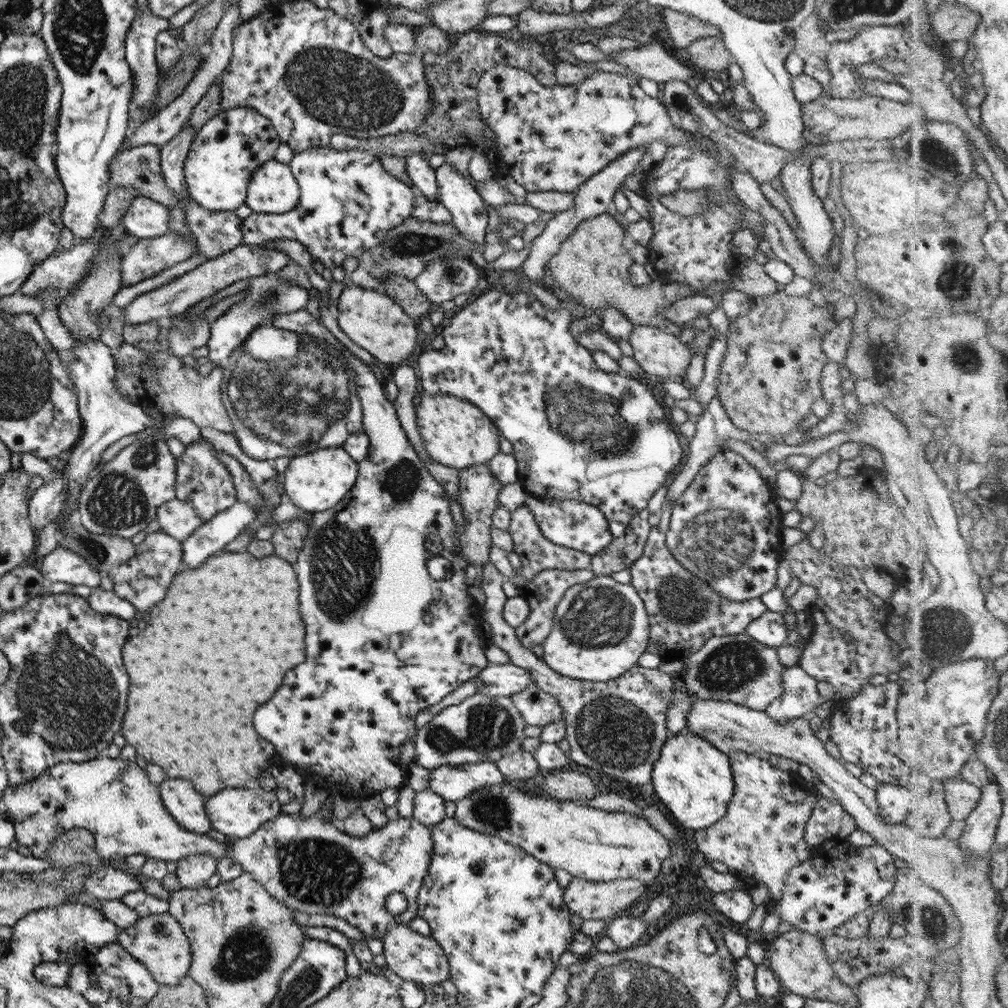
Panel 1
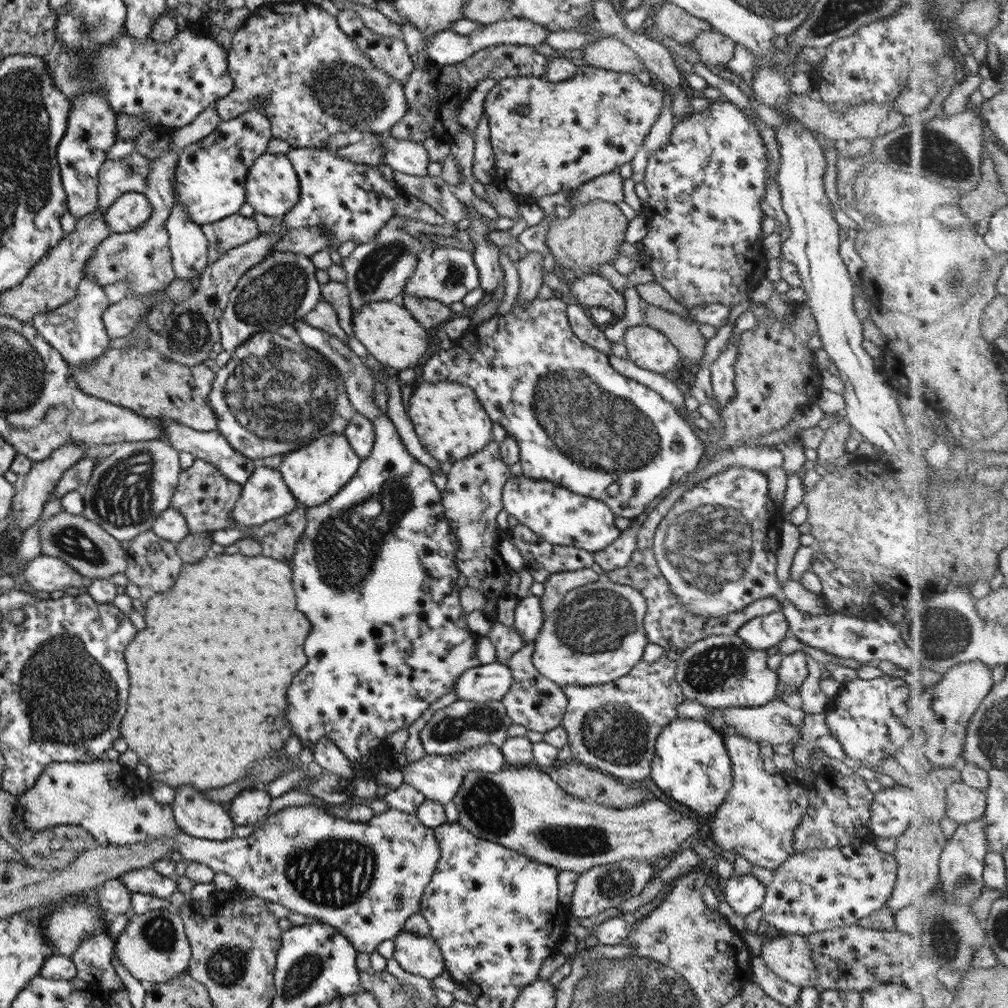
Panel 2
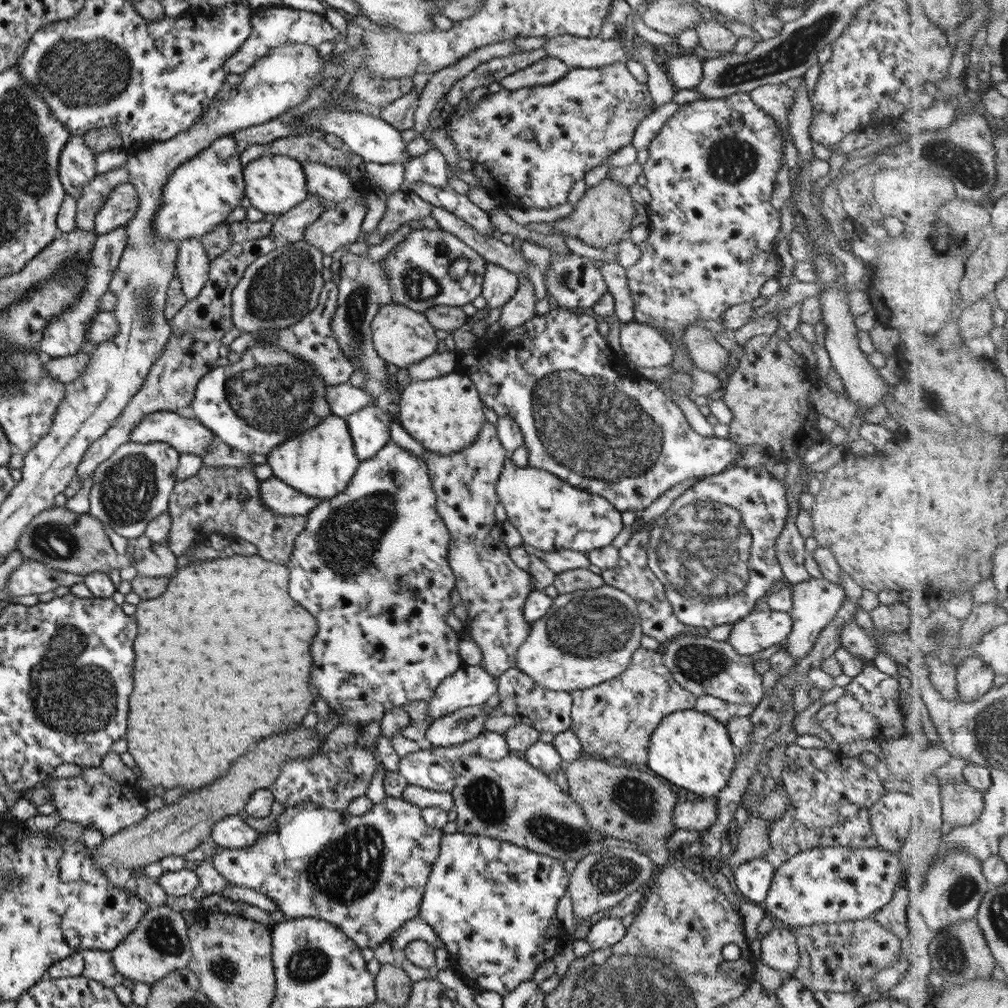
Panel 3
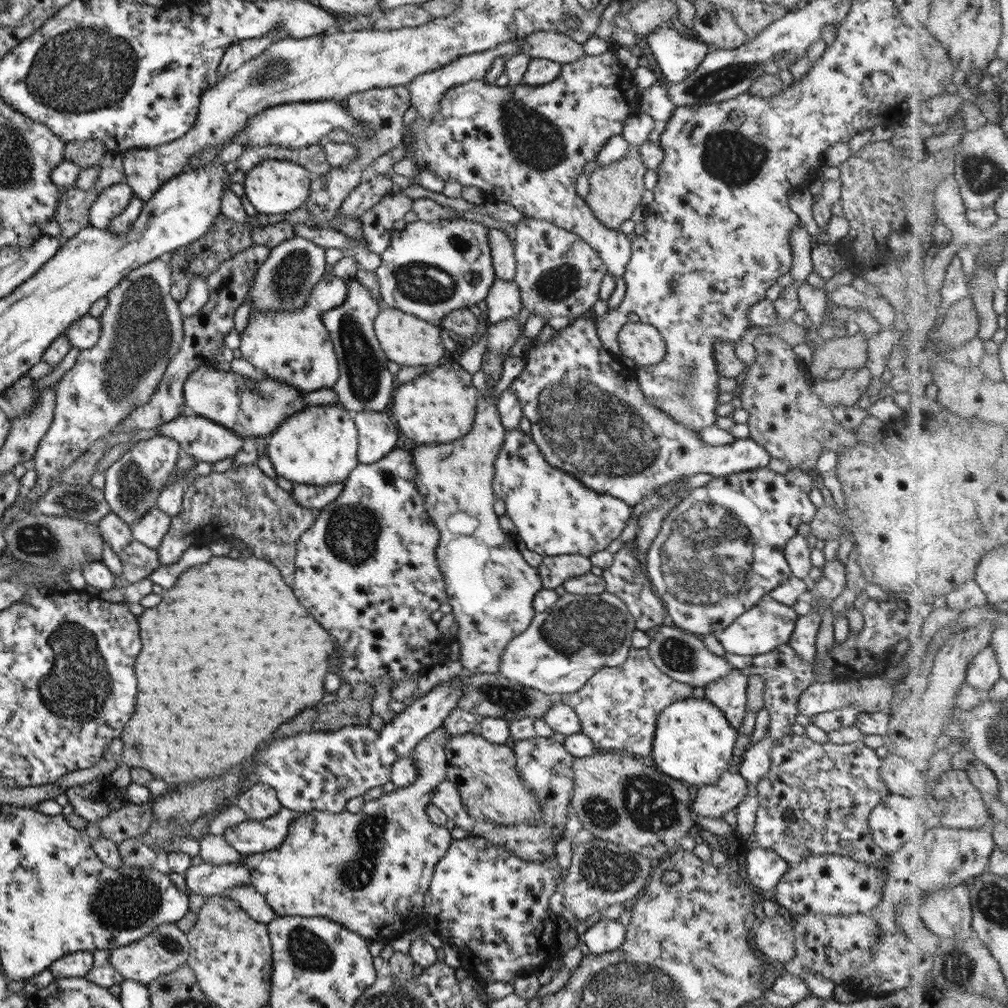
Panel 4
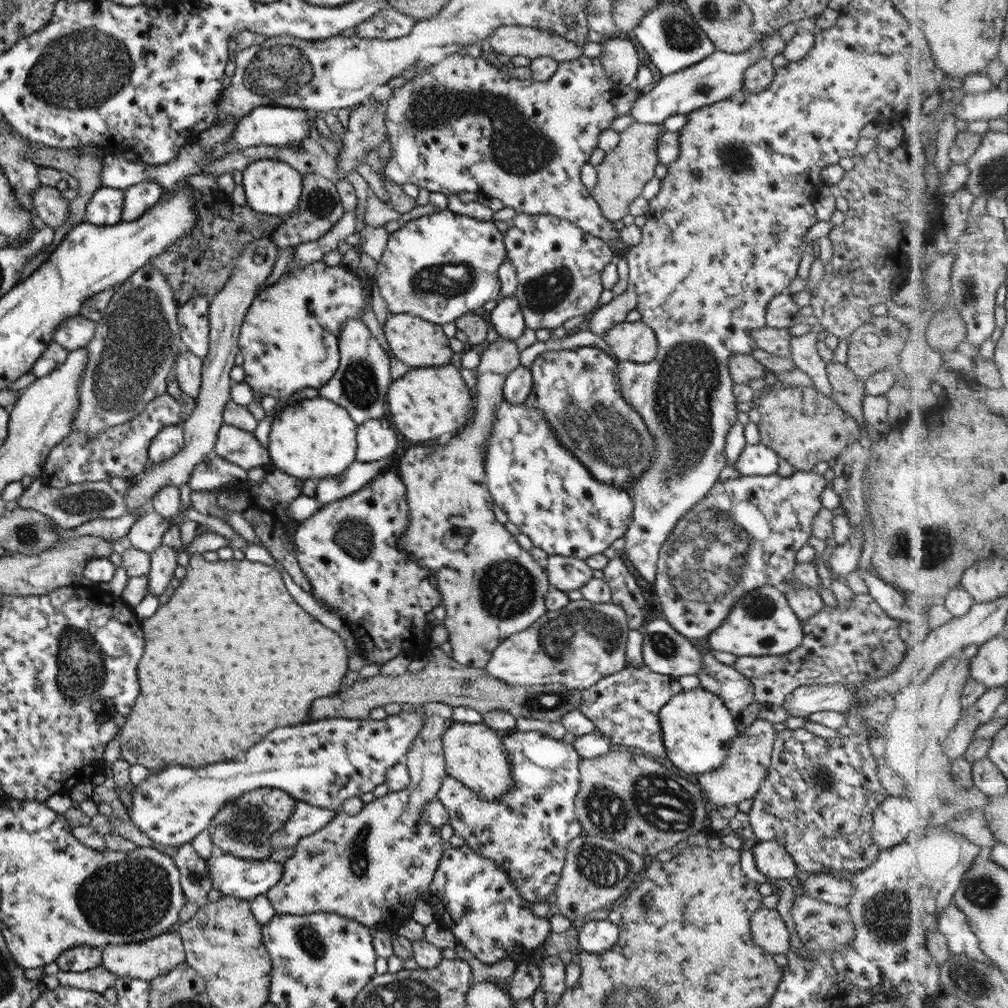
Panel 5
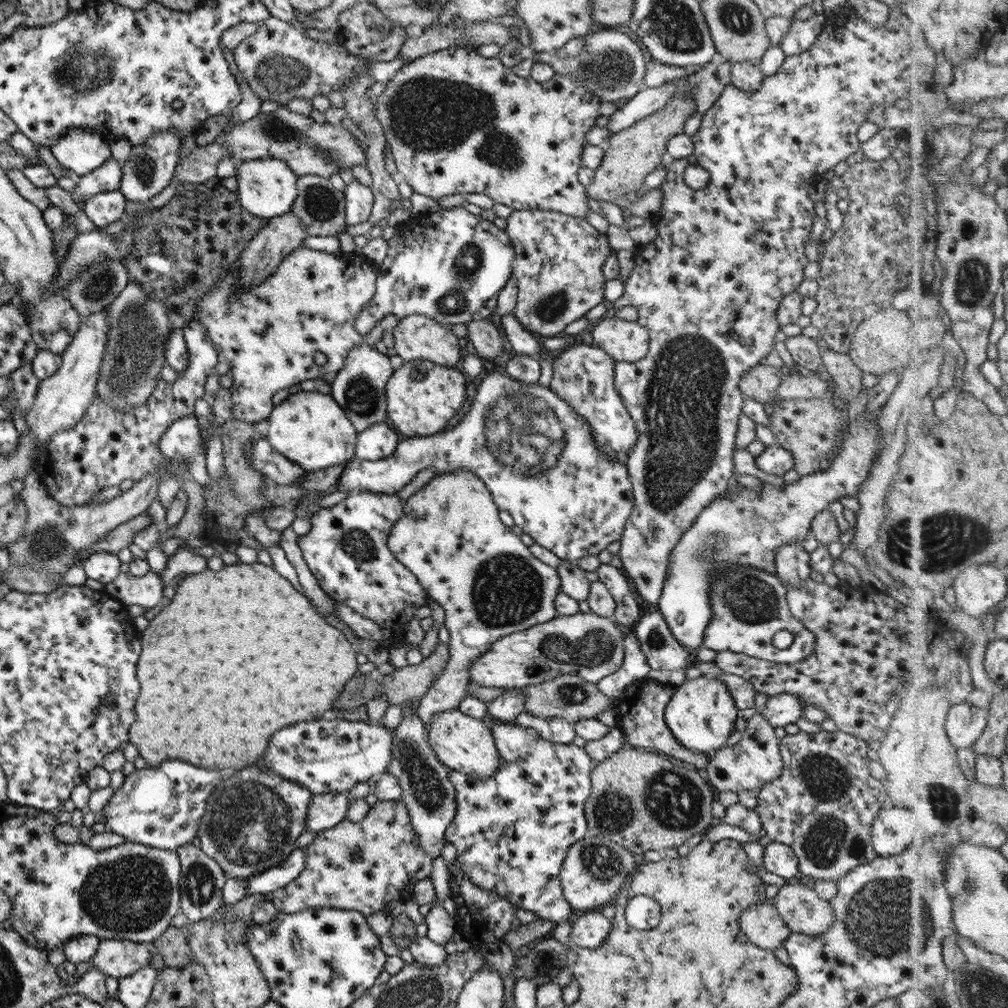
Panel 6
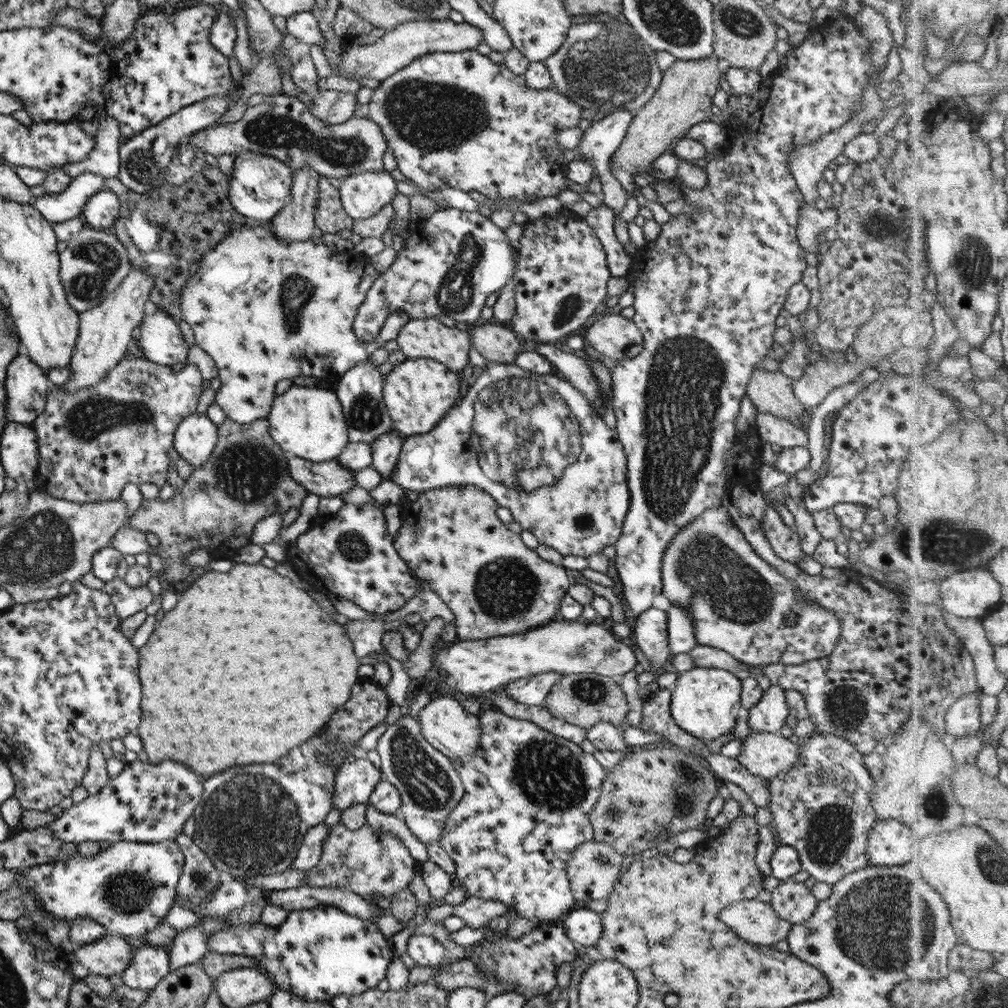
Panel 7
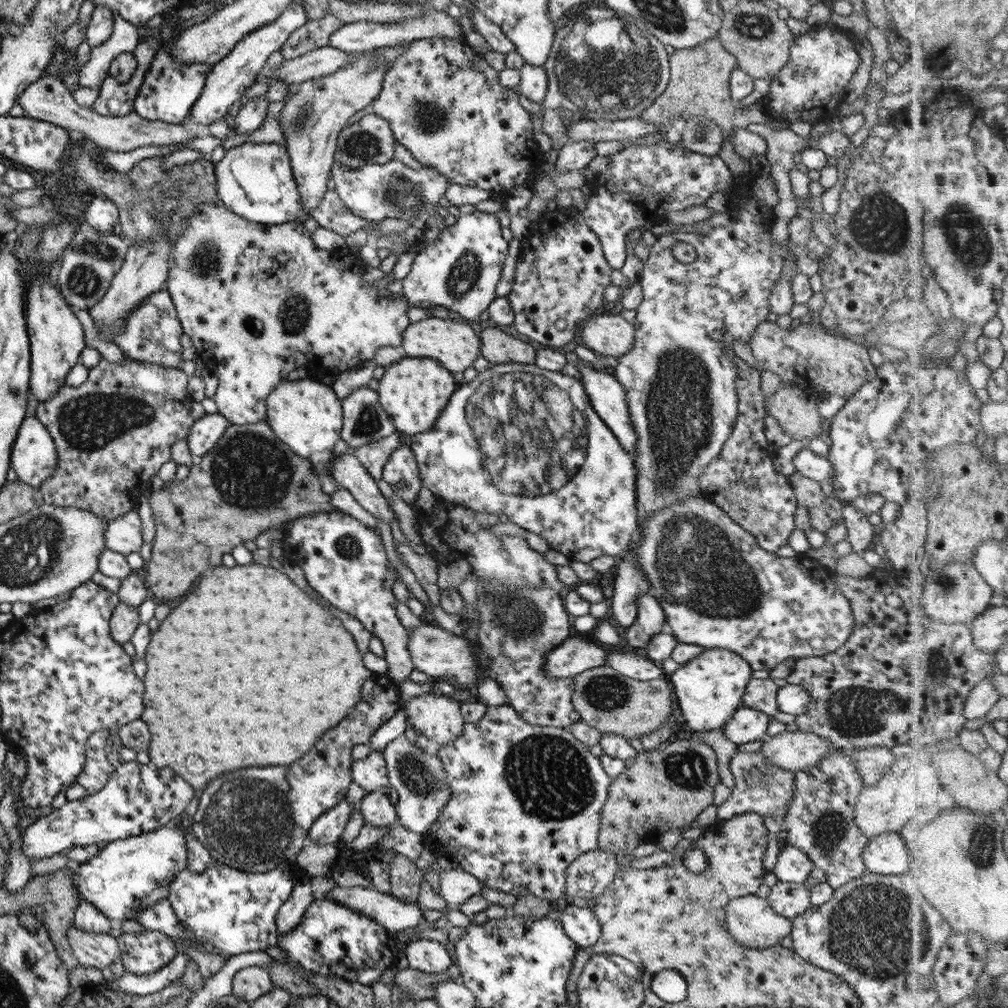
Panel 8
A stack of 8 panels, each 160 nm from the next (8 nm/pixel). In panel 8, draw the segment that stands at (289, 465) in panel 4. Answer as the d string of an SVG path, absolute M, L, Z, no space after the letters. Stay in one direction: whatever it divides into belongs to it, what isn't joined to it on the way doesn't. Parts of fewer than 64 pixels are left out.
M310 377L280 381L267 395L265 408L264 421L270 426L273 434L297 456L311 459L312 454L333 448L340 439L342 427L340 400L331 390L331 386Z

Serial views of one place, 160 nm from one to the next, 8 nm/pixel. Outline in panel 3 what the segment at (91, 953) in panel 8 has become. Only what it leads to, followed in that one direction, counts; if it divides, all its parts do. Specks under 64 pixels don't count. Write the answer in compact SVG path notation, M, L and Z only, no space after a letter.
M158 905L146 910L135 928L110 950L110 957L115 970L126 979L150 985L171 971L185 968L191 953L185 921L179 911L171 910L169 906Z

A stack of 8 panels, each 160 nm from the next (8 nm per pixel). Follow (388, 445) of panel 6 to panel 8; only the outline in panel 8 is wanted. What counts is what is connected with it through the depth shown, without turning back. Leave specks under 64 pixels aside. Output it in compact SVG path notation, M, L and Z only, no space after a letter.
M399 445L393 449L382 466L380 476L383 482L389 484L393 495L415 506L421 483L417 463L409 446Z

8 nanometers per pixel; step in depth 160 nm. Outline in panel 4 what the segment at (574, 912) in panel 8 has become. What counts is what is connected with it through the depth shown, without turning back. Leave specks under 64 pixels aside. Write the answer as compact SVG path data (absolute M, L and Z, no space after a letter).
M600 919L577 937L576 946L583 955L600 955L619 948L625 927L618 920Z

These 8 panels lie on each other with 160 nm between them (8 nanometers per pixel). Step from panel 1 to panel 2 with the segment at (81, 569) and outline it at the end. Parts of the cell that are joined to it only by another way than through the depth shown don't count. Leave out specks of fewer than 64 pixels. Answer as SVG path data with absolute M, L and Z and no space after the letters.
M41 554L29 560L21 570L21 576L26 580L25 584L32 585L36 591L44 590L52 595L61 593L69 586L89 586L91 581L59 558Z

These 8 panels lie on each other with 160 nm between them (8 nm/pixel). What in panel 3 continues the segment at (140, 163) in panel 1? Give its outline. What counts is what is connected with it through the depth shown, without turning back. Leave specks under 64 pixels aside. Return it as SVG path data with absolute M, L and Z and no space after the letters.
M124 166L96 175L83 187L79 199L75 201L75 229L88 231L94 228L94 217L107 201L115 185L127 183L127 168Z

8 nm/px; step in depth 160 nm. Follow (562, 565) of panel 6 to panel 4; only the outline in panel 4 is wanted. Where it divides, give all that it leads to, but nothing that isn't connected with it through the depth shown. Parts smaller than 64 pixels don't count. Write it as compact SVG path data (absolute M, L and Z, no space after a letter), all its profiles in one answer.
M578 554L542 556L536 566L543 589L554 590L564 580L581 576L591 568L588 557Z

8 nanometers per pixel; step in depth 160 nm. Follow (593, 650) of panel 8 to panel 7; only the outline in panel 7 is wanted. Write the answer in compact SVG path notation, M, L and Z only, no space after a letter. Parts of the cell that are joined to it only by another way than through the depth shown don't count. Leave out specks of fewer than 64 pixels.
M544 672L539 675L529 675L525 678L513 680L503 690L512 700L527 706L542 705L545 696L549 694L551 686L561 678L558 672Z

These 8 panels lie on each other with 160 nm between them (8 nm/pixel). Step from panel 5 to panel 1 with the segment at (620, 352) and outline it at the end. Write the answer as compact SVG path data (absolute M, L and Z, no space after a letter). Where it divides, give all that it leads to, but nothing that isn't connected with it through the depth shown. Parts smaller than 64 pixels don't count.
M647 325L633 326L627 342L633 351L633 360L646 374L653 374L664 379L678 379L684 376L685 369L691 360L692 352L689 352L687 344L679 341L675 334L665 332L657 327Z

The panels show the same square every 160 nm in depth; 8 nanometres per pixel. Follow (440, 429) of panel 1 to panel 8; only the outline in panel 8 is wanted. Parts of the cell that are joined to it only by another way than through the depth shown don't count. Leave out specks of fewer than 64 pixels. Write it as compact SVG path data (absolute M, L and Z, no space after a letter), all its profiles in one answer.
M401 357L385 367L375 390L378 401L393 423L397 433L412 435L427 432L445 408L453 390L456 375L444 369L437 360L429 357Z

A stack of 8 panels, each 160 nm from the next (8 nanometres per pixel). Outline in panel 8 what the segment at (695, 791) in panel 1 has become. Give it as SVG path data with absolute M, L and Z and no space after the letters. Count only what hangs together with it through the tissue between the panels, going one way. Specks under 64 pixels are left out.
M711 648L669 674L671 692L675 693L686 729L694 732L721 729L741 706L741 696L752 679L751 671L747 662L737 654L727 649Z

